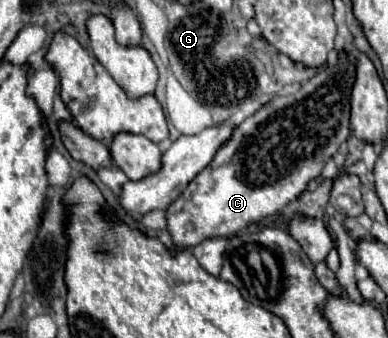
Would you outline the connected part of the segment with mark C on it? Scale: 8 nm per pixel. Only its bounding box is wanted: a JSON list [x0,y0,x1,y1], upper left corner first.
[165,52,357,250]

